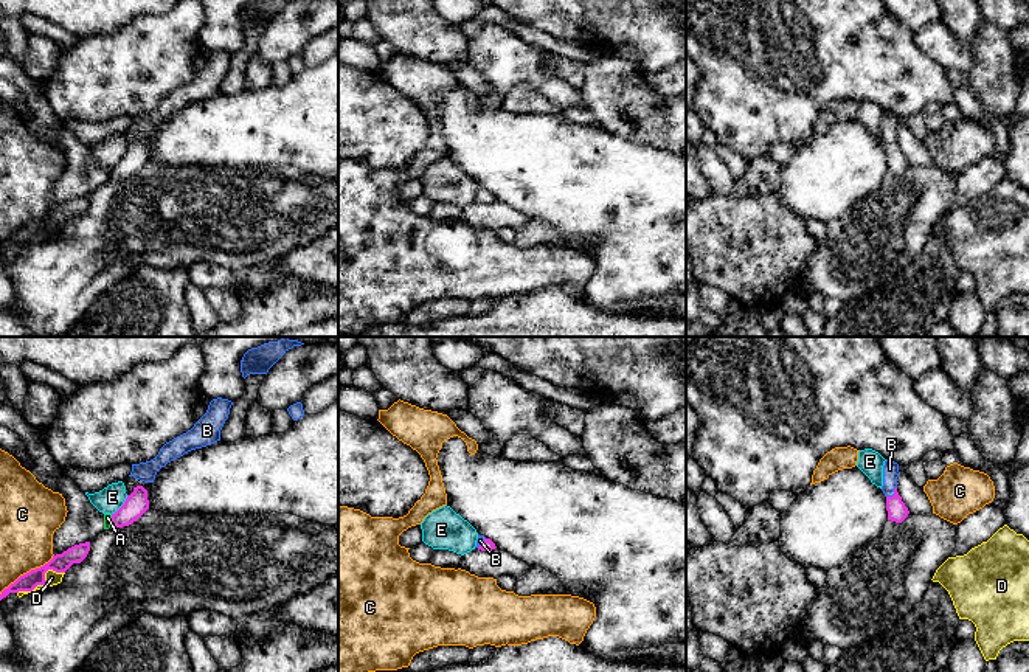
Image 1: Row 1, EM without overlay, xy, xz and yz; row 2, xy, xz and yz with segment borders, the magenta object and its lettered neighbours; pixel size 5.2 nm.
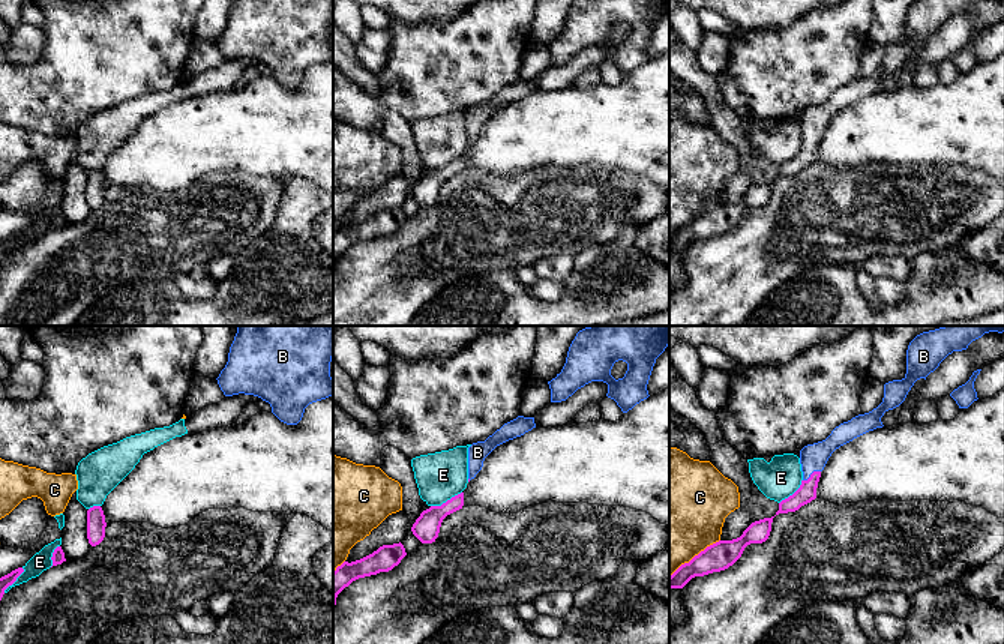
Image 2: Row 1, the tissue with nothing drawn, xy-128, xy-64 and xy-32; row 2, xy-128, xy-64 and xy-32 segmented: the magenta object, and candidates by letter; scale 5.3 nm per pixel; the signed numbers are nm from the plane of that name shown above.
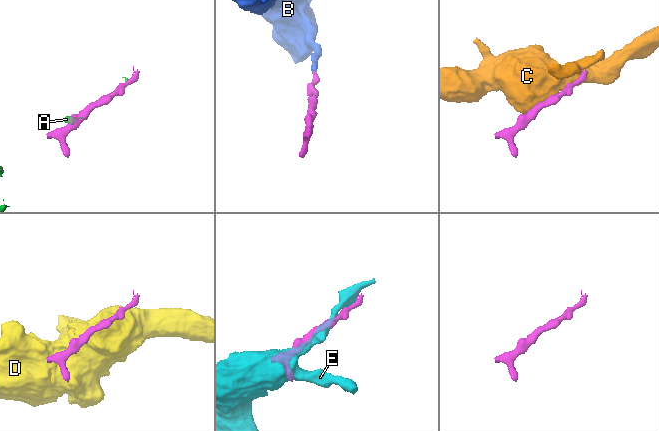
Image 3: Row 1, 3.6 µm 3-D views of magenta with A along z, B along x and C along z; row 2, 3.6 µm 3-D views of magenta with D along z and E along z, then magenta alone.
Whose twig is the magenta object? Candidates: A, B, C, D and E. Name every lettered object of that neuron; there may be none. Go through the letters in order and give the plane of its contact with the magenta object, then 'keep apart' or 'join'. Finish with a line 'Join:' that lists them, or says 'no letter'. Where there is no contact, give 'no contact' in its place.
A: xy | keep apart
B: yz | join
C: xy | keep apart
D: xy | keep apart
E: xy | keep apart
Join: B

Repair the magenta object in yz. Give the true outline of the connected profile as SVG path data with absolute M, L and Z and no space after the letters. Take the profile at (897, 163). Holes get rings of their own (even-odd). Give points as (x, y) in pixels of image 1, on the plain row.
M886 112L883 118L883 138L882 143L886 149L888 172L902 175L909 163L897 144L899 116Z

